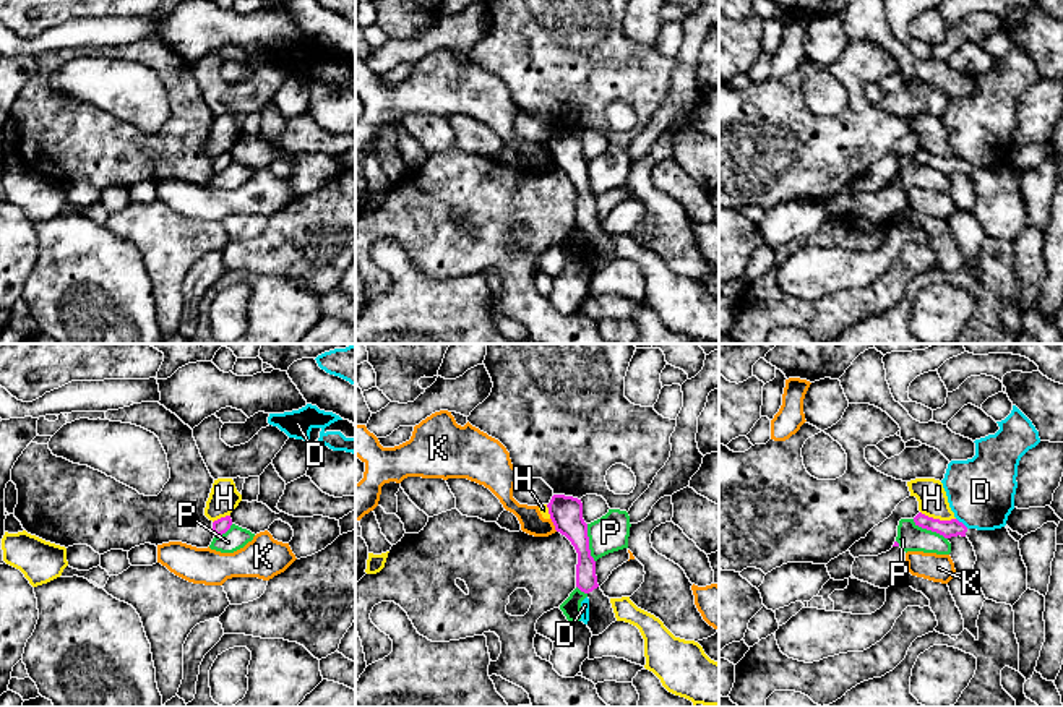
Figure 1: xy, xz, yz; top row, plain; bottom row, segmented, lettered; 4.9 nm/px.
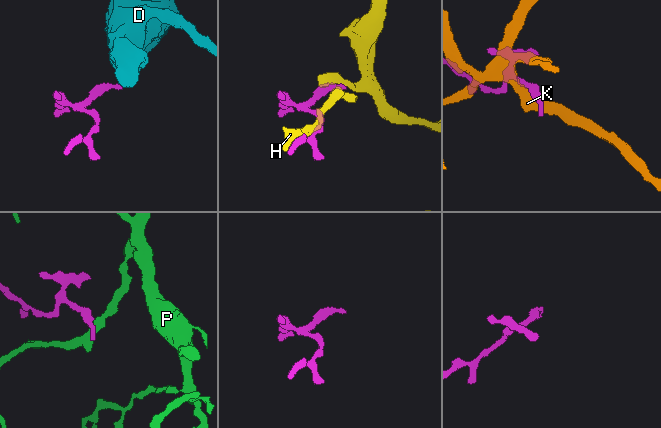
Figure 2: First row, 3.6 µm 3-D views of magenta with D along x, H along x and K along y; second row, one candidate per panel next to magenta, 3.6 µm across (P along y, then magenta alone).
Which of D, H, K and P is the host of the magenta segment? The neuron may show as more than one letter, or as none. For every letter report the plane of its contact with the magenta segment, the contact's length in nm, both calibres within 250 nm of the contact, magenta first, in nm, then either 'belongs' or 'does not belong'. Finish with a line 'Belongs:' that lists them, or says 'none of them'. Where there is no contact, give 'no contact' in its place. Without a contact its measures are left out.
D: yz | 80 nm | 90/340 nm | does not belong
H: yz | 180 nm | 90/150 nm | does not belong
K: xz | 80 nm | 160/120 nm | does not belong
P: xz | 200 nm | 160/180 nm | does not belong
Belongs: none of them

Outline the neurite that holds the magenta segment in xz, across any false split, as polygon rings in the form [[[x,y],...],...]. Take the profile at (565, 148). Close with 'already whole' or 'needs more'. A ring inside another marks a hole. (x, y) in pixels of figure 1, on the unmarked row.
[[[553,131],[547,141],[555,167],[565,172],[578,190],[576,224],[589,235],[587,264],[592,272],[602,271],[617,258],[610,235],[597,221],[596,198],[591,193],[587,161],[583,156],[583,139],[578,135]]]; needs more

